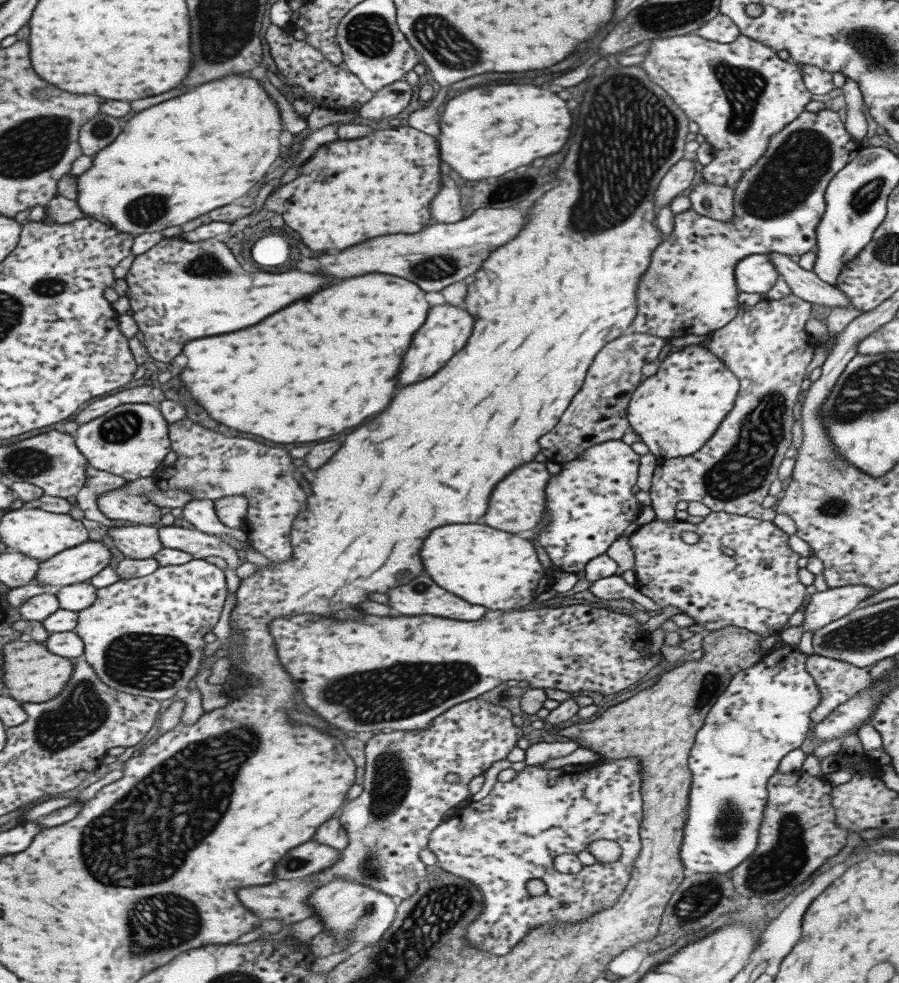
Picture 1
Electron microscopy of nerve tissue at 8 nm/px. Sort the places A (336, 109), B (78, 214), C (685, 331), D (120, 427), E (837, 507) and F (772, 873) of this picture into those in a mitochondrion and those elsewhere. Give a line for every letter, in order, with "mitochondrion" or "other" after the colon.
A: other
B: other
C: other
D: mitochondrion
E: mitochondrion
F: mitochondrion

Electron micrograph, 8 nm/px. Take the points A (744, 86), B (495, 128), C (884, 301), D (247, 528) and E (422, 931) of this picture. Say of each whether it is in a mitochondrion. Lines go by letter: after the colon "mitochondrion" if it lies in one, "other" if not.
A: mitochondrion
B: other
C: other
D: other
E: mitochondrion

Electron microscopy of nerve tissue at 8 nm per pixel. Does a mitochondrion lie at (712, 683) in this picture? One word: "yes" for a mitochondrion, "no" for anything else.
yes

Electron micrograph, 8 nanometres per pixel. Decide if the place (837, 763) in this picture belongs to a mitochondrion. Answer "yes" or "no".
no

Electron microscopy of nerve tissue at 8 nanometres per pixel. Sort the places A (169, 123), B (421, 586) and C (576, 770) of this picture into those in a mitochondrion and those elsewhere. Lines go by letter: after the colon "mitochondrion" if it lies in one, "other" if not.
A: other
B: mitochondrion
C: other

